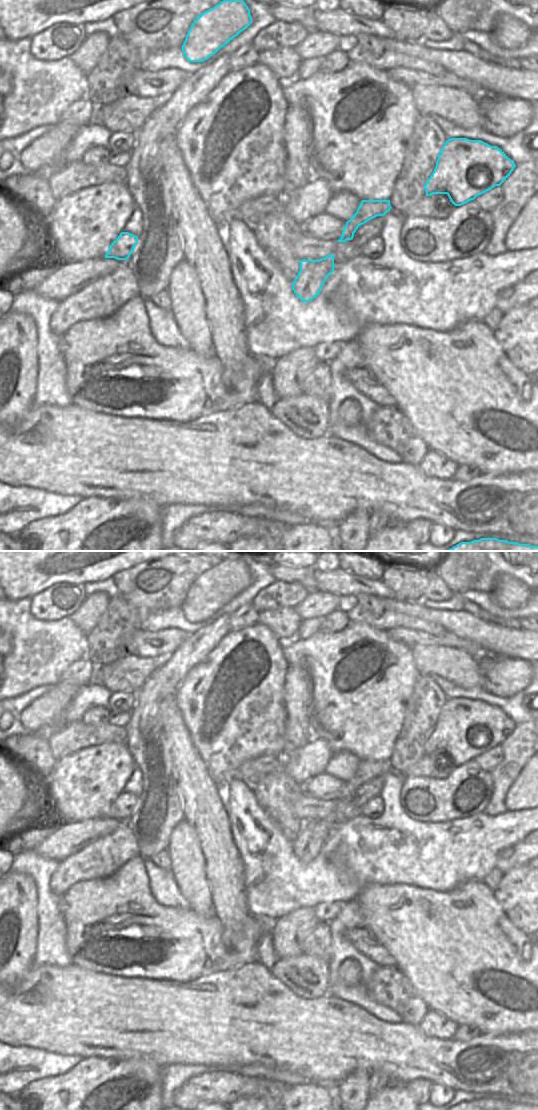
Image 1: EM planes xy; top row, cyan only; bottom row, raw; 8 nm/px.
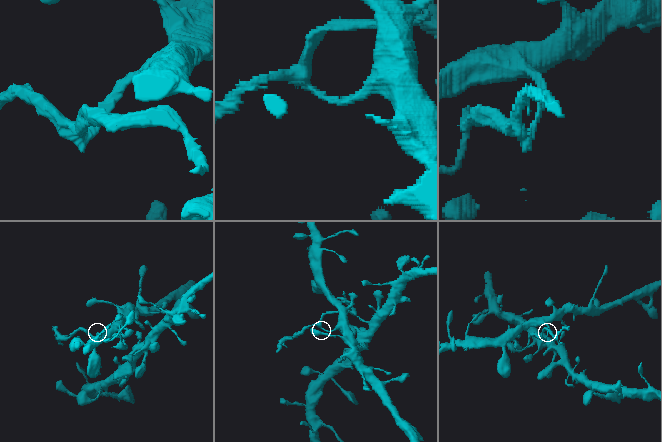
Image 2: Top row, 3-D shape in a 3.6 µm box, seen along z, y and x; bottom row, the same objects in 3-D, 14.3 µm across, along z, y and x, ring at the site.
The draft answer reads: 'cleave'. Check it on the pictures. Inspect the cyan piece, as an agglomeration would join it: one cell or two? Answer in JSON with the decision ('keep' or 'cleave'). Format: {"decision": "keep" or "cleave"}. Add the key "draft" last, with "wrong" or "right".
{"decision": "cleave", "draft": "right"}

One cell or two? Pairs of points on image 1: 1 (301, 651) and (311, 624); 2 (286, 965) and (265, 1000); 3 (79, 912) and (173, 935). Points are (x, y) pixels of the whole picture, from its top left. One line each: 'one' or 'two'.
1: two
2: two
3: one

